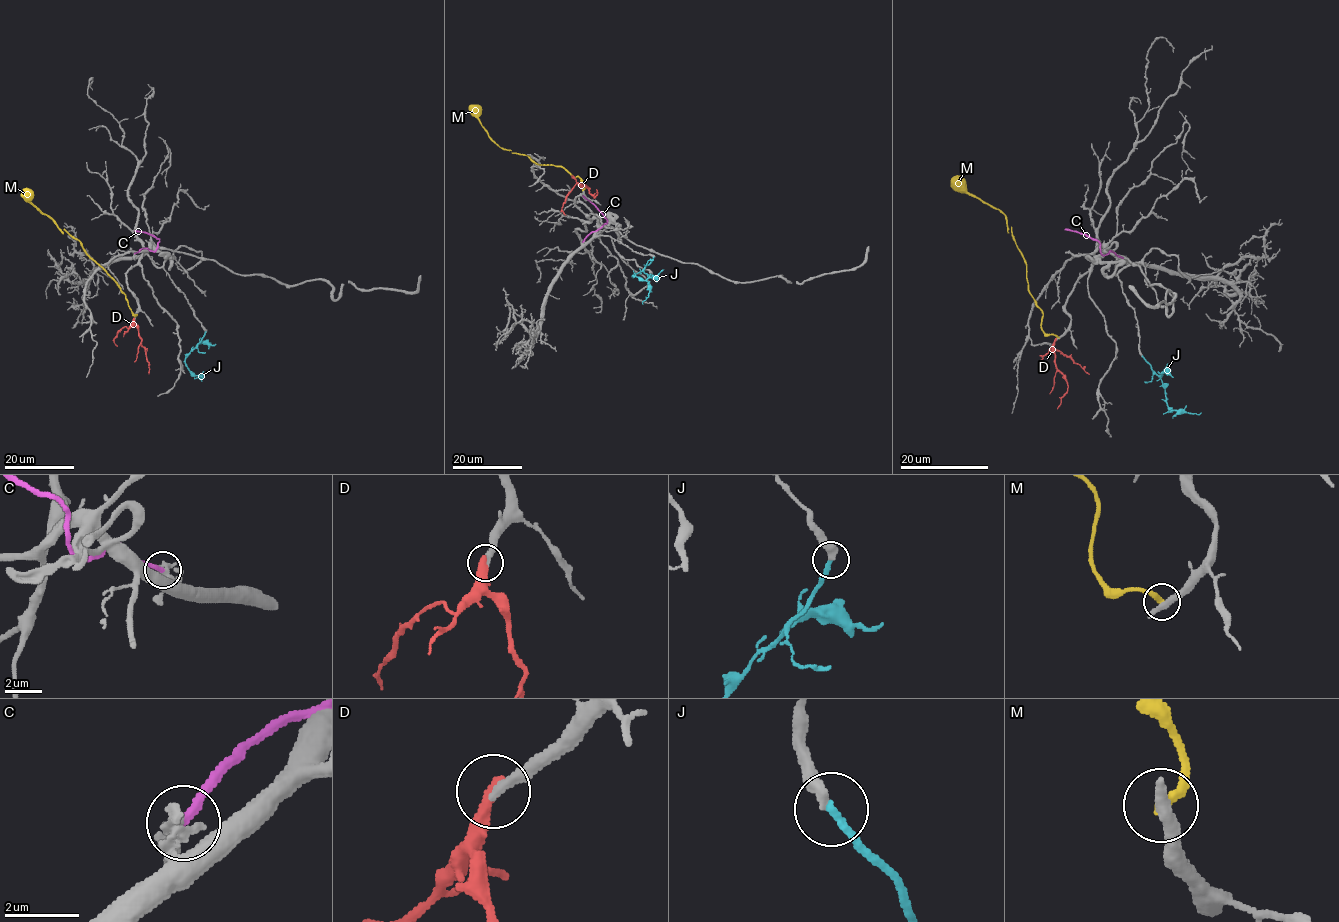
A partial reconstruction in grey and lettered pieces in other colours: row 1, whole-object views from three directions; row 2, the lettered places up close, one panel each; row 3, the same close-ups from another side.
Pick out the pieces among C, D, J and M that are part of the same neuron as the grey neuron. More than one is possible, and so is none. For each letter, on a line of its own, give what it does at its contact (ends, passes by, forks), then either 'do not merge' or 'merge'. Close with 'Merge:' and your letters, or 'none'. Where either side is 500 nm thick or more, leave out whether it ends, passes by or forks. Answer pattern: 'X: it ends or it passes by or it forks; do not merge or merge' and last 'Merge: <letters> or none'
C: it ends; do not merge
D: it ends; merge
J: it ends; do not merge
M: it ends; do not merge
Merge: D

